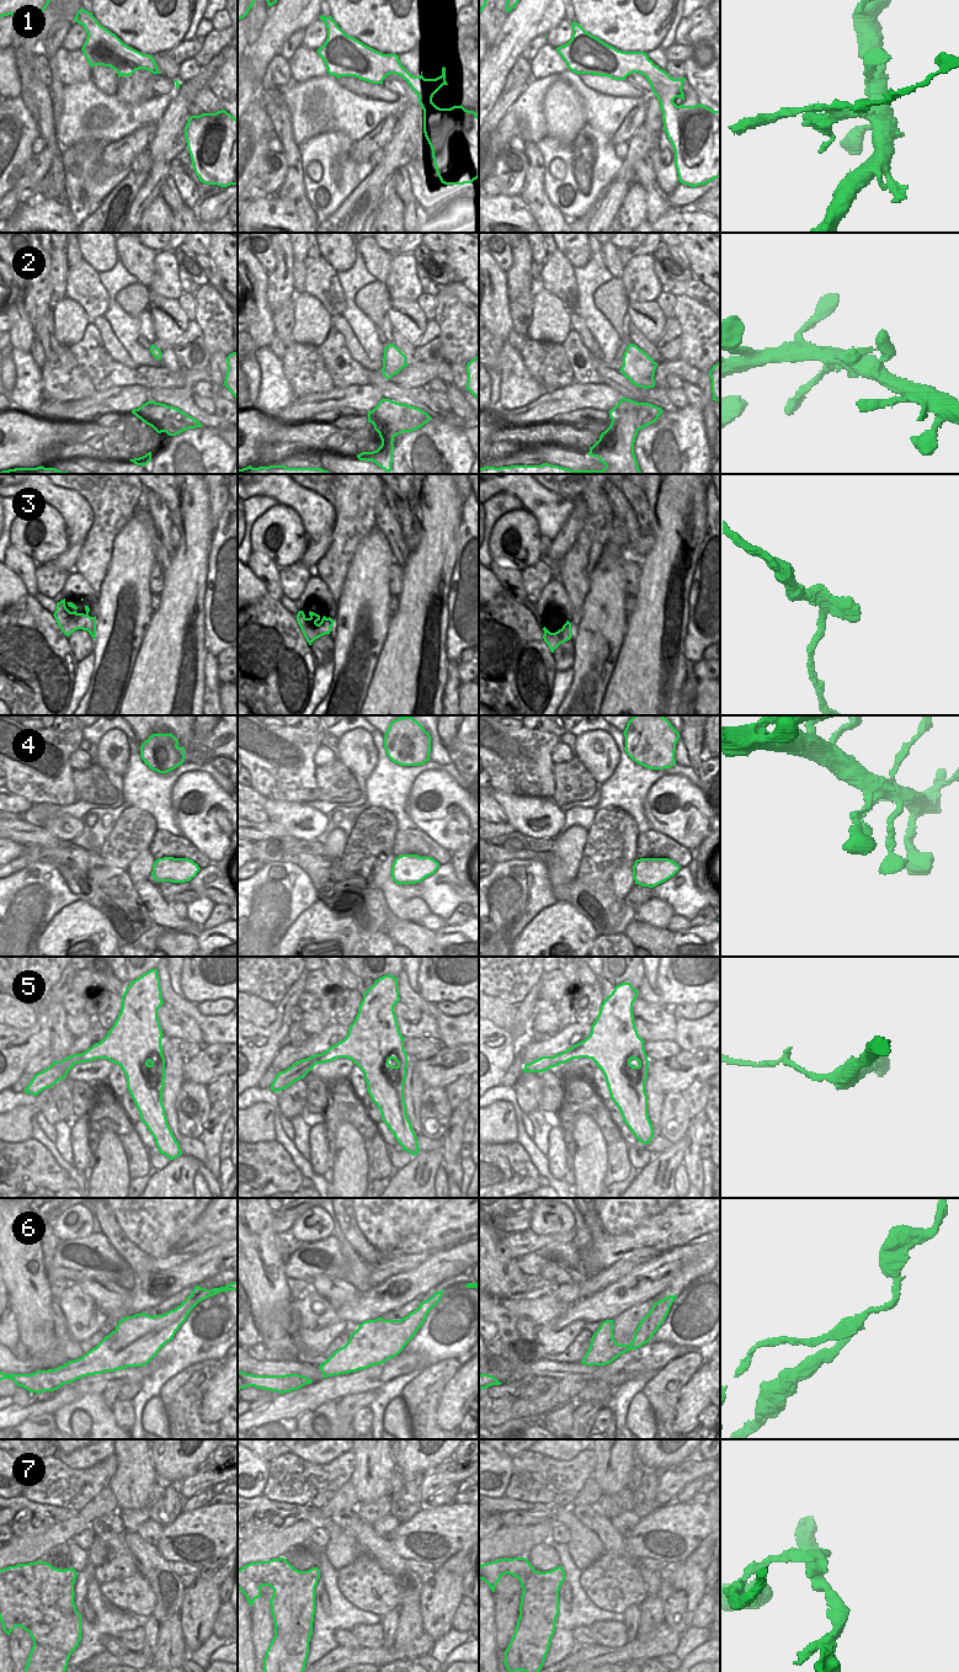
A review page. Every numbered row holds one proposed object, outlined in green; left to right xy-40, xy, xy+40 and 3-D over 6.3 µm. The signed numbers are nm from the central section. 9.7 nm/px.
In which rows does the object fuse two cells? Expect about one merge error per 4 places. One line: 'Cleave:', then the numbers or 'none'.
Cleave: 1, 6, 7.

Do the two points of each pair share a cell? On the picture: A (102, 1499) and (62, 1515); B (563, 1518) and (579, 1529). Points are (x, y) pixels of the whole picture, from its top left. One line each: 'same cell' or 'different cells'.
A: different cells
B: same cell

